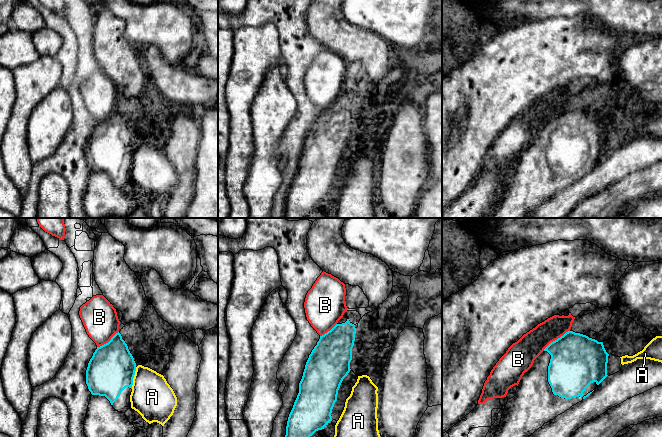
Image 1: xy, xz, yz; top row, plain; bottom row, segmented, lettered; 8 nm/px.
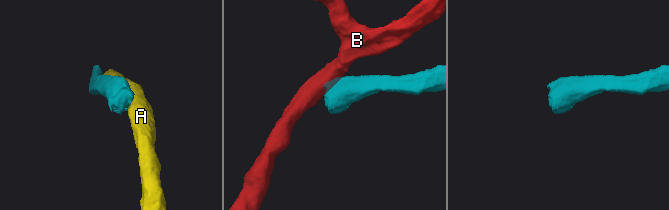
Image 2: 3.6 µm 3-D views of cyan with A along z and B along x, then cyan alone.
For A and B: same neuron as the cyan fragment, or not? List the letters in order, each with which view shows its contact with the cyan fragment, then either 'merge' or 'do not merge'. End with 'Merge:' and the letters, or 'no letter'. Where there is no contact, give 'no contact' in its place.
A: xy | do not merge
B: yz | do not merge
Merge: no letter

